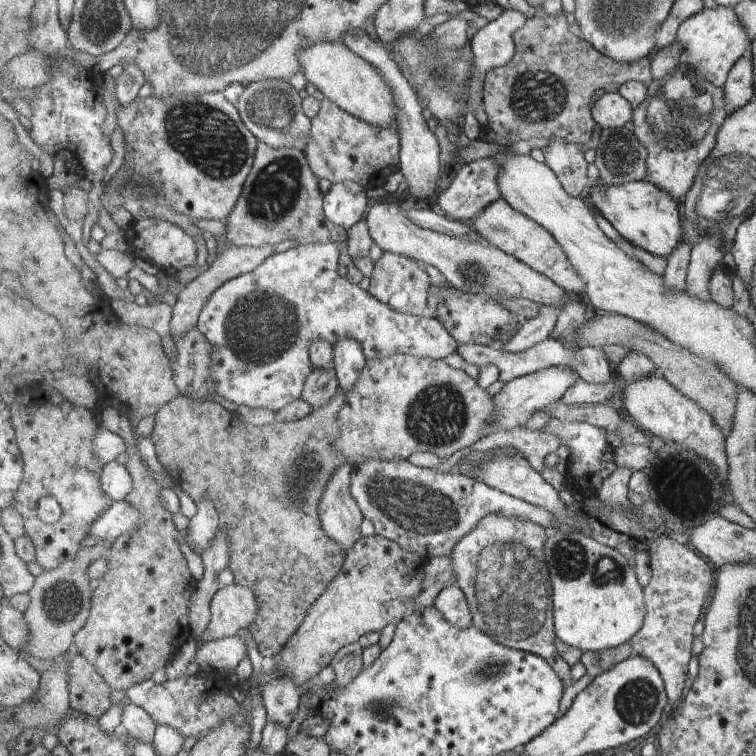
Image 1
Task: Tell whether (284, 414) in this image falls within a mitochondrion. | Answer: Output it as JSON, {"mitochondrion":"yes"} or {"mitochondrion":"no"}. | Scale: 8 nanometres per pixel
{"mitochondrion":"no"}

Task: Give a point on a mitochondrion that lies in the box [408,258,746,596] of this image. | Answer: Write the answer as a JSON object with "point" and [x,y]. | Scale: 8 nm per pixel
{"point":[667,476]}

